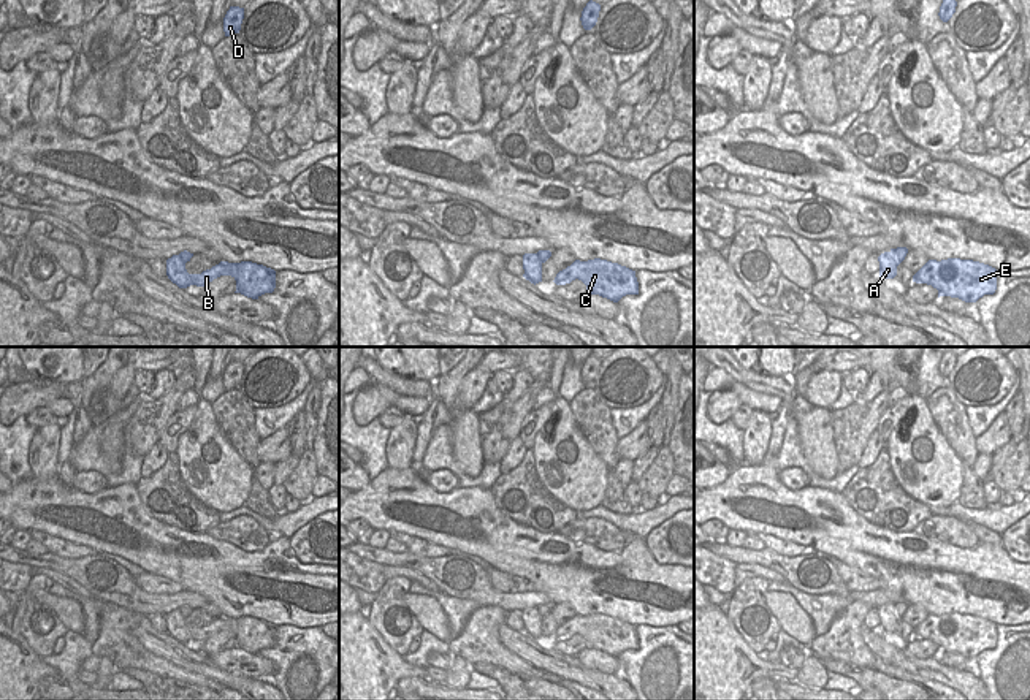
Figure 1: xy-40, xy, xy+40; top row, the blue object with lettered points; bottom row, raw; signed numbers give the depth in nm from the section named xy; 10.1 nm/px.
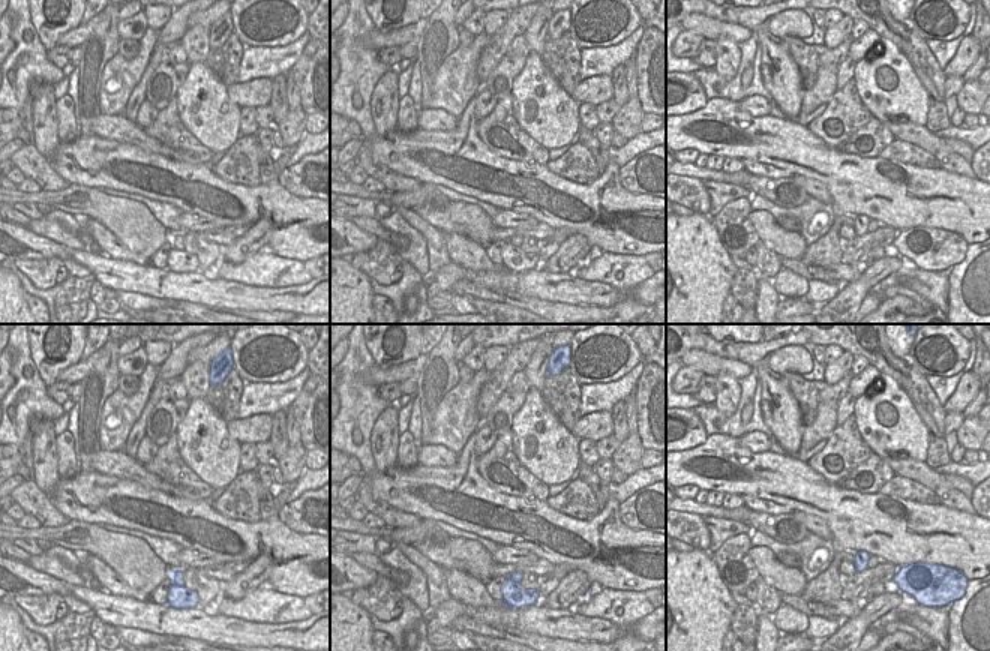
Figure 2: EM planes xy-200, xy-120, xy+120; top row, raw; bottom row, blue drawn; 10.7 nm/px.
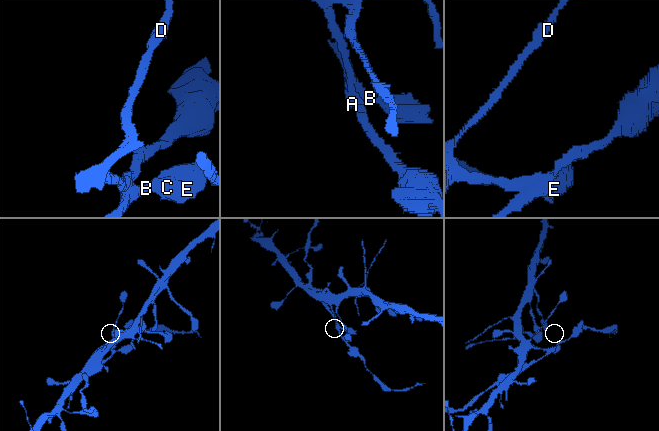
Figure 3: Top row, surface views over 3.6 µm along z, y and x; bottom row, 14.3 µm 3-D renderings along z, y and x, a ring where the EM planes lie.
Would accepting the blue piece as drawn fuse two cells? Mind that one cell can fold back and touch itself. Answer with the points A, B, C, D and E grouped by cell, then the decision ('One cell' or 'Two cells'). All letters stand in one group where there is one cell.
Groups: A B C E / D. Two cells.

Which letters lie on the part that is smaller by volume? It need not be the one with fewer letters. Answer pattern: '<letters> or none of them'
A, B, C, E.

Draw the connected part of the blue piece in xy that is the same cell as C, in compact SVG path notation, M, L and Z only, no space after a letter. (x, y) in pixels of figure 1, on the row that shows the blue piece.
M575 260L570 266L559 271L553 282L566 285L575 279L586 285L585 295L599 295L613 302L618 302L626 295L639 295L635 271L607 260Z

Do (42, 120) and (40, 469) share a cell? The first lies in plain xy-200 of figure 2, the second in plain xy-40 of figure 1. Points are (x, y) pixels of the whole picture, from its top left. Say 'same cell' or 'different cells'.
same cell

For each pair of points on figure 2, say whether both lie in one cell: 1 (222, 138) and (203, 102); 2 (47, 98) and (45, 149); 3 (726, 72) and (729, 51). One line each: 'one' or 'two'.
1: one
2: one
3: one

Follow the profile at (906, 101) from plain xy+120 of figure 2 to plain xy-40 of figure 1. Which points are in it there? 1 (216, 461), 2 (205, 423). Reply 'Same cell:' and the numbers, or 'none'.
Same cell: 1, 2

